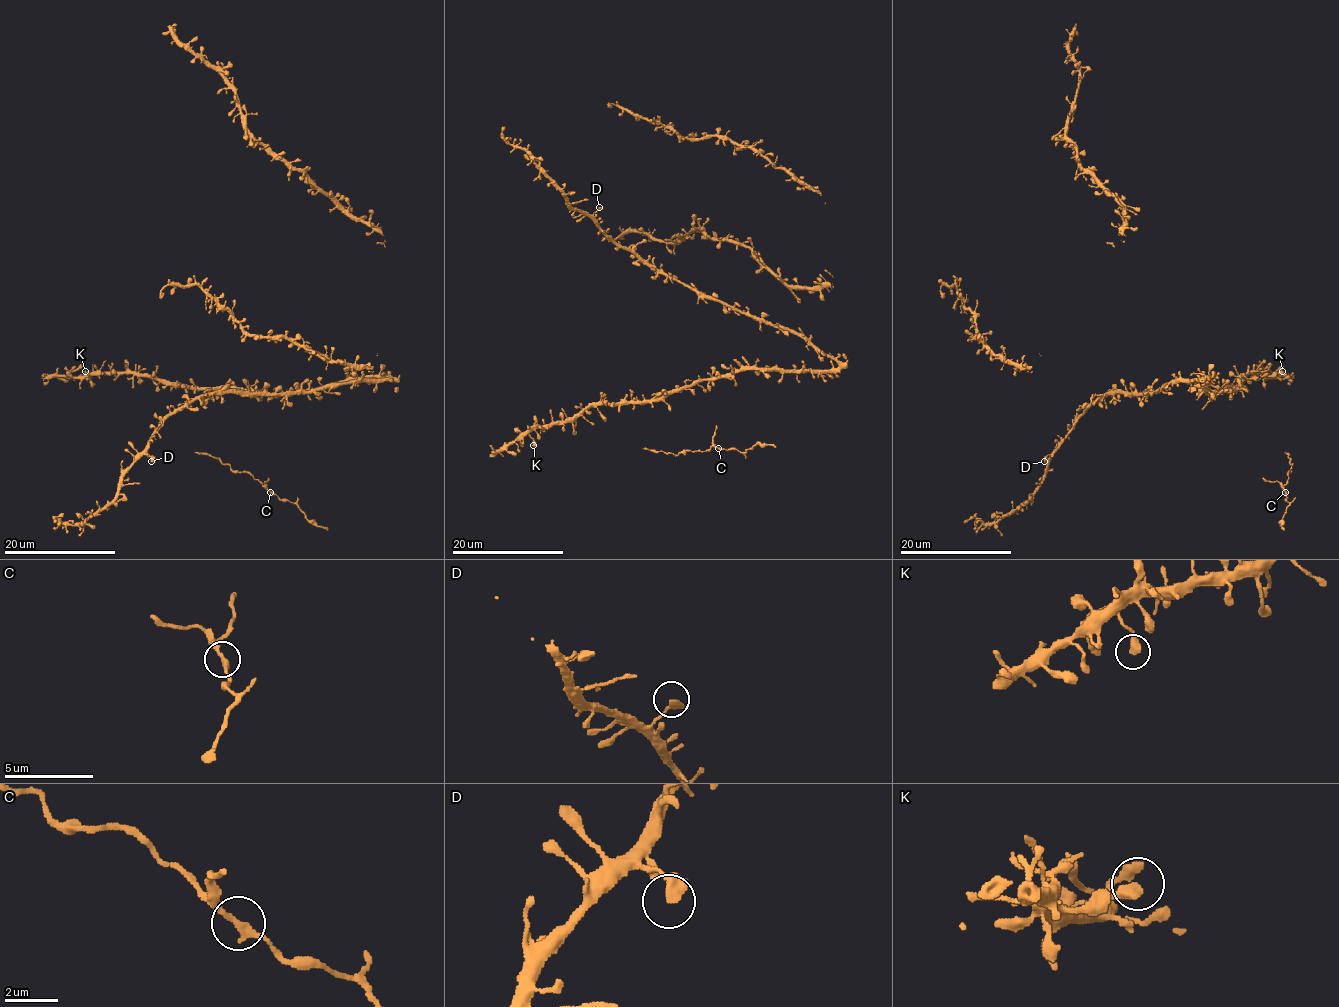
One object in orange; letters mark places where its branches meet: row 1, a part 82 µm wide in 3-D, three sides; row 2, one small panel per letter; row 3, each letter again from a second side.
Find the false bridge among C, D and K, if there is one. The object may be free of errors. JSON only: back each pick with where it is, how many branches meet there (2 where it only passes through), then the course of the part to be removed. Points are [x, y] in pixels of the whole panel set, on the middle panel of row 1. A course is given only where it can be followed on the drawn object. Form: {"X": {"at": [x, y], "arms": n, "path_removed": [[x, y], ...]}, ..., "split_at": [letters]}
{"split_at": []}

